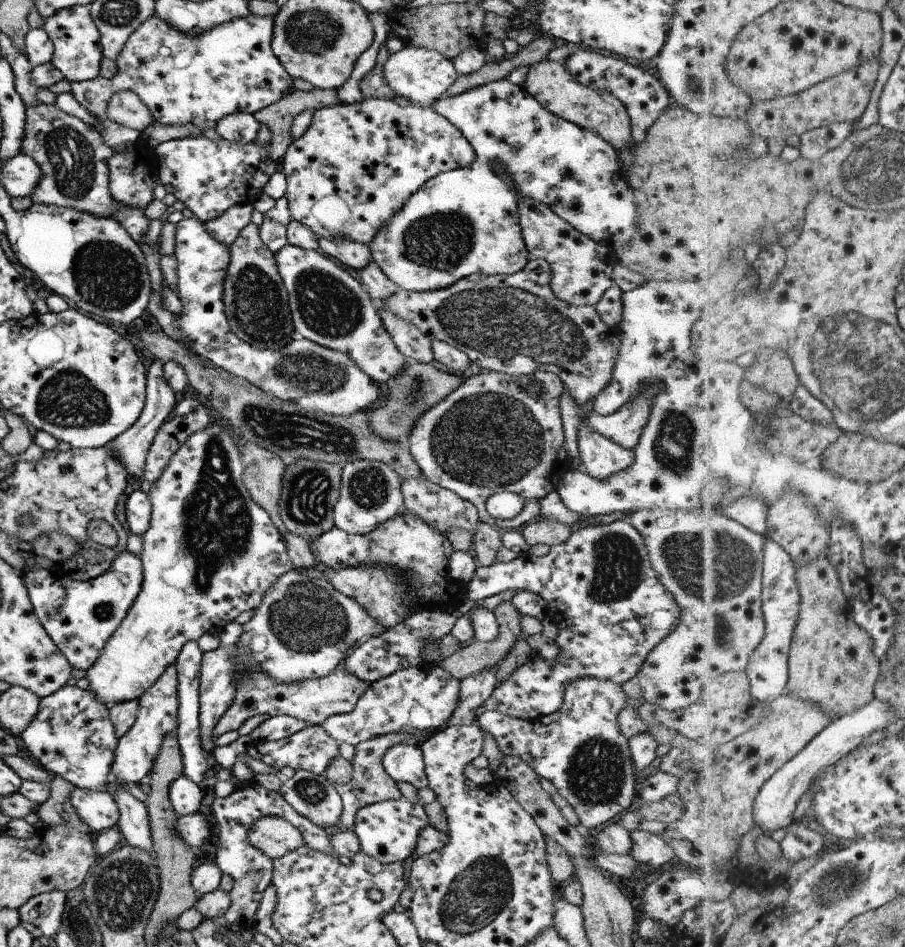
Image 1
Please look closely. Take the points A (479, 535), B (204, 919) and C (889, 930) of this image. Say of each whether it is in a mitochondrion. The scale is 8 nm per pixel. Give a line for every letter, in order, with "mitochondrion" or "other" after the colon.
A: other
B: other
C: mitochondrion

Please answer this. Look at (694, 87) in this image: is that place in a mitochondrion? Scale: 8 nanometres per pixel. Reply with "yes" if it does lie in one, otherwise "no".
yes

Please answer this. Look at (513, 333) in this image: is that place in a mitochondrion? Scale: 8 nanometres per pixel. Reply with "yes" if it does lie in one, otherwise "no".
yes

